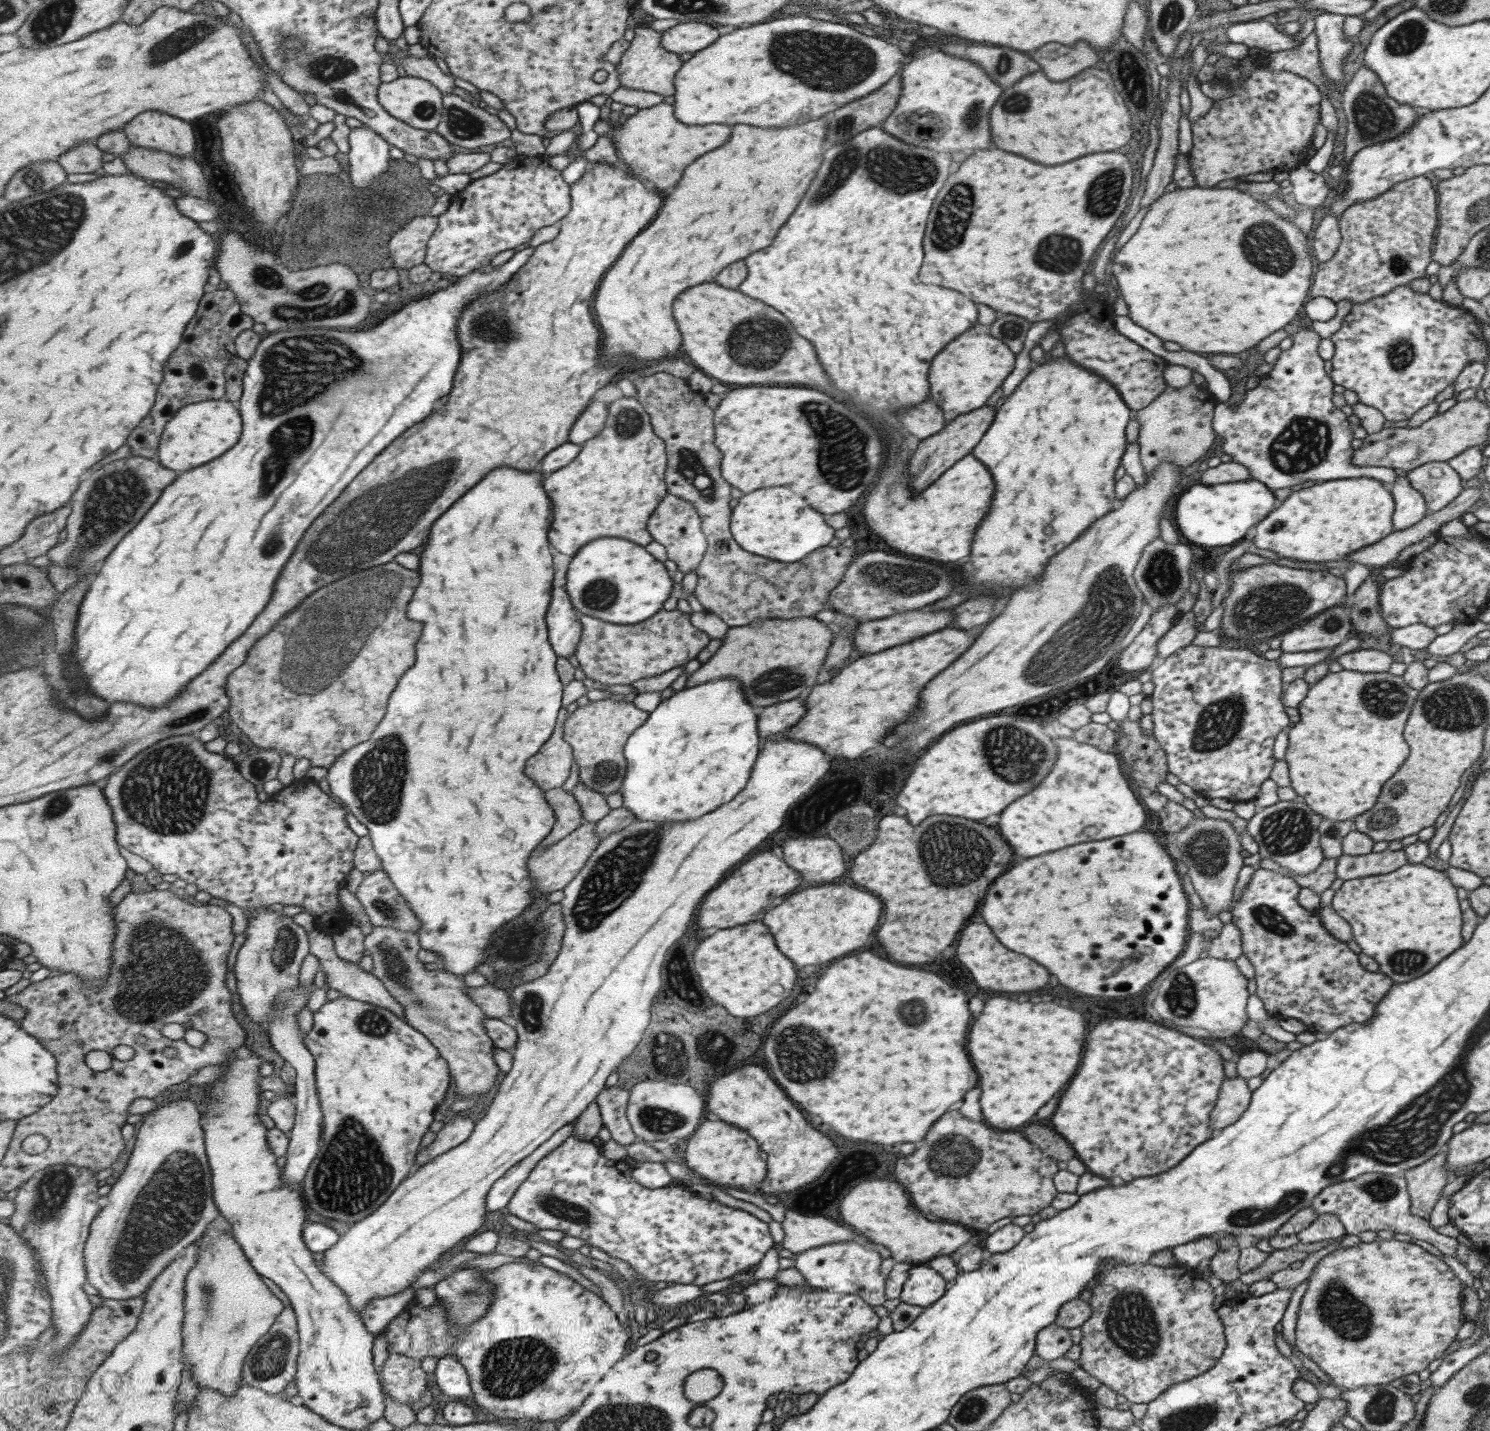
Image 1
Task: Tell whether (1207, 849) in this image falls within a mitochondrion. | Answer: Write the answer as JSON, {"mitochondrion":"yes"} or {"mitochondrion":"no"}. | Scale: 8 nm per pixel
{"mitochondrion":"yes"}

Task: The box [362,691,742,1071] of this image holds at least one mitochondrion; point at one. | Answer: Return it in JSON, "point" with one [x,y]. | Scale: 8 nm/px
{"point":[616,875]}

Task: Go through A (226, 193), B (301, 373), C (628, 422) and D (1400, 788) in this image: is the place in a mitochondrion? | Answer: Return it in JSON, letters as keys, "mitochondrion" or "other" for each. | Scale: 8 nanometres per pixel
{"A":"mitochondrion","B":"mitochondrion","C":"mitochondrion","D":"mitochondrion"}

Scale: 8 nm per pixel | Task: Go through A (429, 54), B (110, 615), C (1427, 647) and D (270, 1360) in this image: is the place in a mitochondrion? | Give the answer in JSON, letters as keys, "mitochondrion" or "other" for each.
{"A":"other","B":"other","C":"other","D":"mitochondrion"}

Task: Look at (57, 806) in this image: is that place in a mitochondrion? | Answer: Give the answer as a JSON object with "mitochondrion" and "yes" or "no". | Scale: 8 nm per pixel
{"mitochondrion":"yes"}

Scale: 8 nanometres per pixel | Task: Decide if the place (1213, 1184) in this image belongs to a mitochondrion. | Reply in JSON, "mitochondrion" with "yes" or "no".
{"mitochondrion":"no"}

